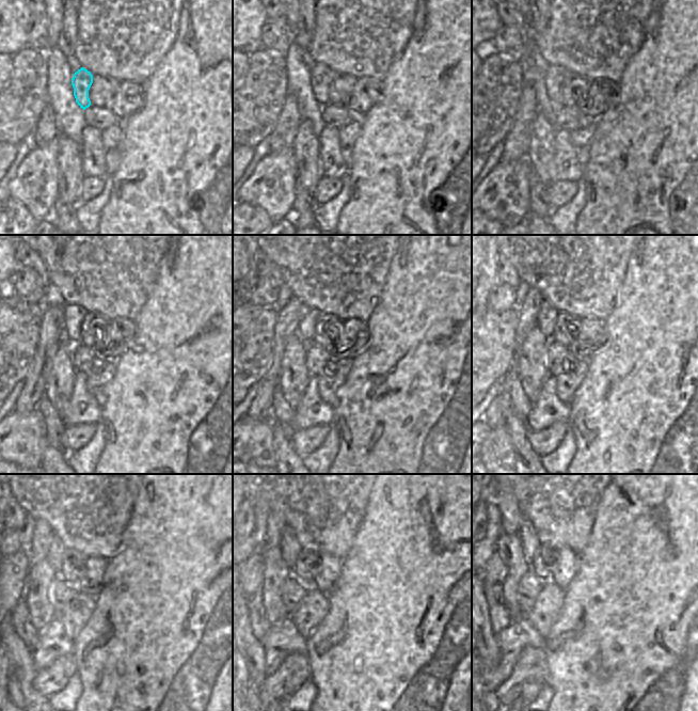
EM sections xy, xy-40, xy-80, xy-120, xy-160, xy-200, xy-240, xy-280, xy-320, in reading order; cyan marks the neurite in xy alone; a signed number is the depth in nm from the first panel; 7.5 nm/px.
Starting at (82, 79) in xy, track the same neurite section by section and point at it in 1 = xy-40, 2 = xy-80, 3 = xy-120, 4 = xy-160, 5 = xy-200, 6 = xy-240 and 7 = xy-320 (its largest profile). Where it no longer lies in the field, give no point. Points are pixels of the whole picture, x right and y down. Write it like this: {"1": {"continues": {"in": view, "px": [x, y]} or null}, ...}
{"1": {"continues": {"in": "xy-40", "px": [321, 76]}}, "2": {"continues": {"in": "xy-80", "px": [554, 75]}}, "3": {"continues": {"in": "xy-120", "px": [74, 315]}}, "4": {"continues": {"in": "xy-160", "px": [307, 324]}}, "5": {"continues": {"in": "xy-200", "px": [548, 315]}}, "6": {"continues": {"in": "xy-240", "px": [54, 556]}}, "7": {"continues": {"in": "xy-320", "px": [528, 539]}}}

